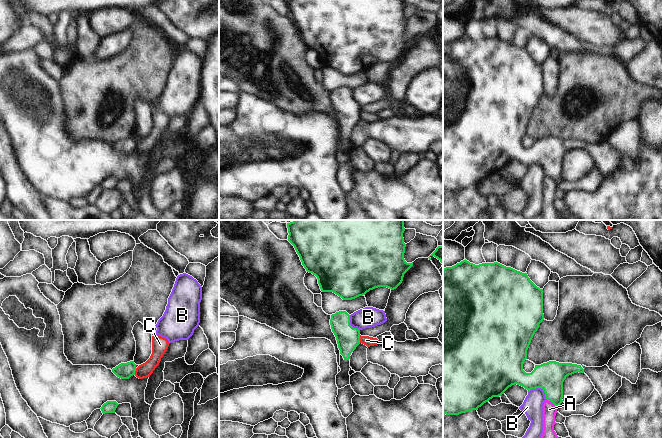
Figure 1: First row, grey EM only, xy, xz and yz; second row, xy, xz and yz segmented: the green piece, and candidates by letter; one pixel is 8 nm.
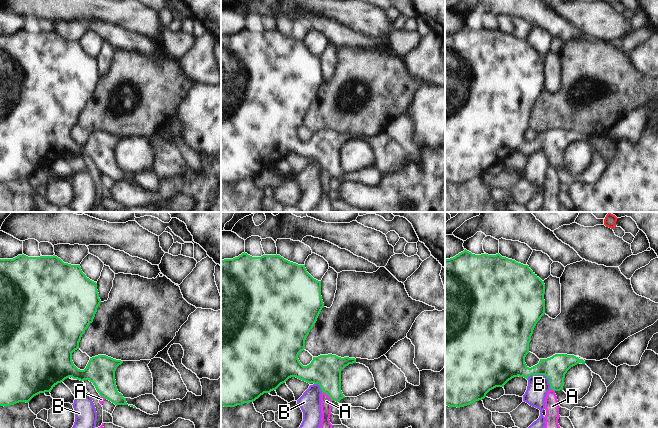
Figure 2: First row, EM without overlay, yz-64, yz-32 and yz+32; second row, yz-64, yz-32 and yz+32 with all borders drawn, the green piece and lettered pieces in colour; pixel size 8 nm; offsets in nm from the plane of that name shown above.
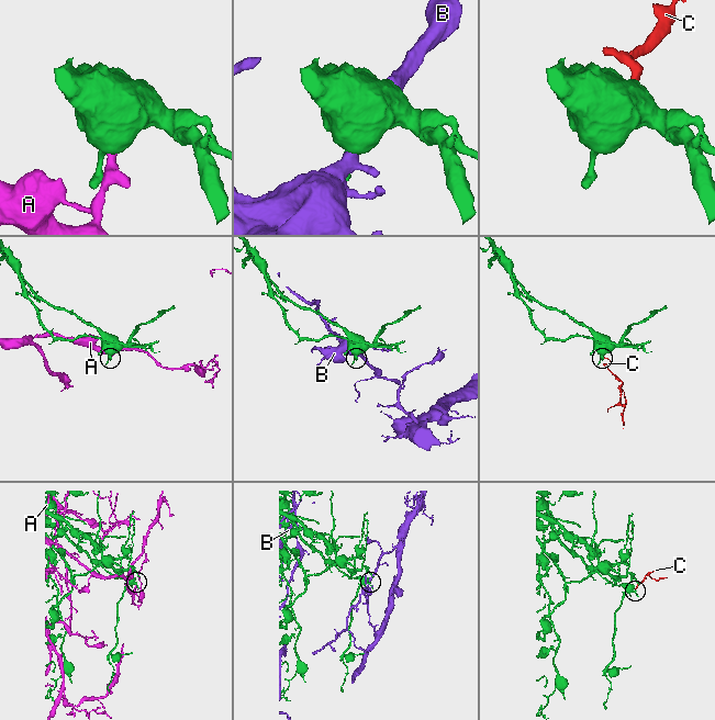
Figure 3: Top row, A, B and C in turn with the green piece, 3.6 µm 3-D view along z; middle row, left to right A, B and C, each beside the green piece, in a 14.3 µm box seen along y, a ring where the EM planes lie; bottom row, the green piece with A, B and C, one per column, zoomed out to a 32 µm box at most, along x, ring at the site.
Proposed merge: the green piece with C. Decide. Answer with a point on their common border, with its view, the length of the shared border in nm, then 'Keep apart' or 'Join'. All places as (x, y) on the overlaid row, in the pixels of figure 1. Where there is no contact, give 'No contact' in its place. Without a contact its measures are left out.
Touches green at xz (359, 339). Shared border 60 nm. Keep apart

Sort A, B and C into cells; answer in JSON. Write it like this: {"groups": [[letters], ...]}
{"groups": [["A", "C"], ["B"]]}

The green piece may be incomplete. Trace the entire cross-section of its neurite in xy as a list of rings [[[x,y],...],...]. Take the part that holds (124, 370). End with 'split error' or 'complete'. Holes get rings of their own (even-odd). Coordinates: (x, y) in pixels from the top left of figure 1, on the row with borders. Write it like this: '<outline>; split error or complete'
[[[134,361],[127,363],[121,363],[112,369],[112,372],[121,379],[129,379],[131,376],[135,375],[136,364]]]; complete

